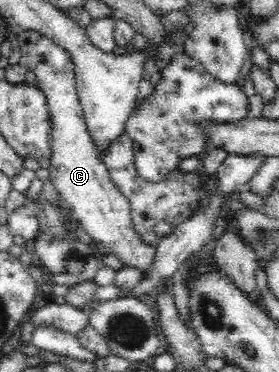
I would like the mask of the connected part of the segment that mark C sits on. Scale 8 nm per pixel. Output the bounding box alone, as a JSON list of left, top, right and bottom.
[16,31,155,275]

